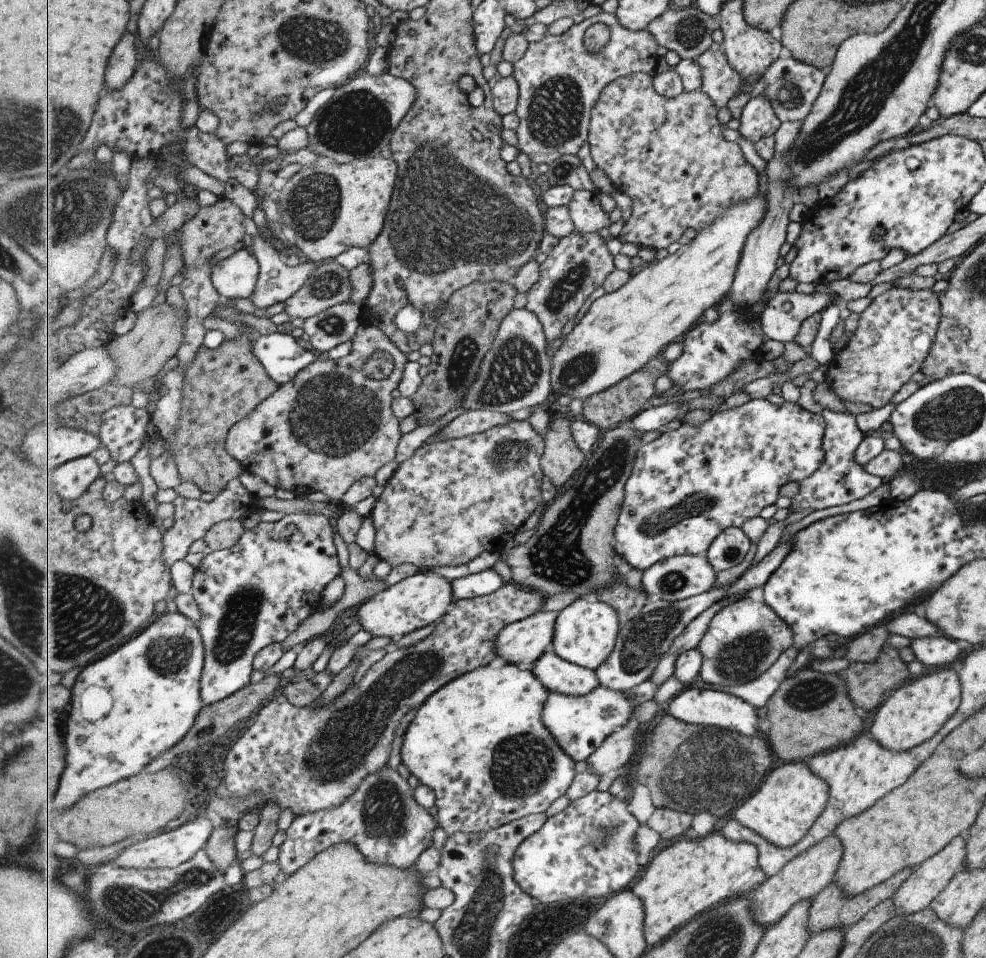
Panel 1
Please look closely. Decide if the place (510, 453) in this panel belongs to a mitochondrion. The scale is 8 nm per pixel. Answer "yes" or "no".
yes

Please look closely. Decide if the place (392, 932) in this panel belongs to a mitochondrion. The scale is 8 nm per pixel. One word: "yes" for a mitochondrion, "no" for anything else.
no

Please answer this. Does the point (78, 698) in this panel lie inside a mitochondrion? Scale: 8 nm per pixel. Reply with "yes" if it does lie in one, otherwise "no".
no

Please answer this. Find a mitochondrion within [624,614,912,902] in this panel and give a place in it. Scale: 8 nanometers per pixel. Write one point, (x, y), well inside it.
(709, 771)

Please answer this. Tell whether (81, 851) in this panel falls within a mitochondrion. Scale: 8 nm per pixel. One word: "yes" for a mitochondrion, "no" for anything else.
no

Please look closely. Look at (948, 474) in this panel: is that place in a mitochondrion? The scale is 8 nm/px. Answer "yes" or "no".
no

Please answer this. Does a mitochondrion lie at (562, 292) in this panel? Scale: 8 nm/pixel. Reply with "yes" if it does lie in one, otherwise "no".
yes

